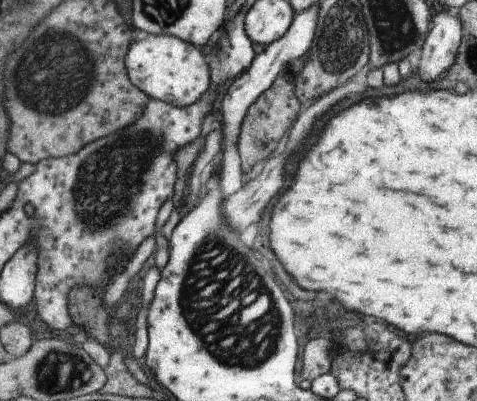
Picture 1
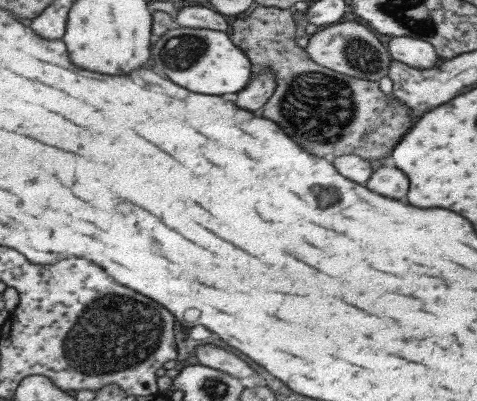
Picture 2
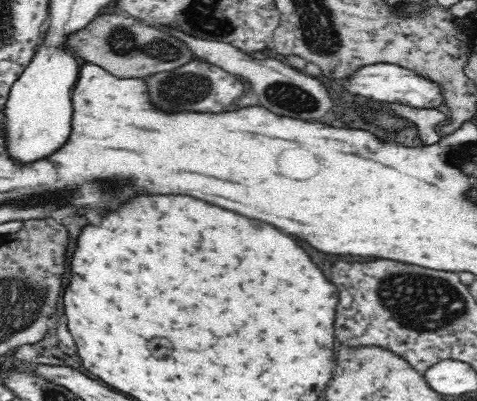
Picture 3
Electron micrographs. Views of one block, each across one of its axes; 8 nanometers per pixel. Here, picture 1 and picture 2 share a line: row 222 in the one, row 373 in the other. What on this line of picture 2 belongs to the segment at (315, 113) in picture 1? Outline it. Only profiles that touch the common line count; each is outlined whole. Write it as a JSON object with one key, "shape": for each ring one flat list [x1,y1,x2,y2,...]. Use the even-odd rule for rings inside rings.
{"shape":[[213,344,199,346,195,356,197,356,197,362,201,366,209,366,209,368,233,374,235,378,249,378,251,374,257,374,257,372,253,372,253,368,243,358,227,352,225,348,213,346]]}

